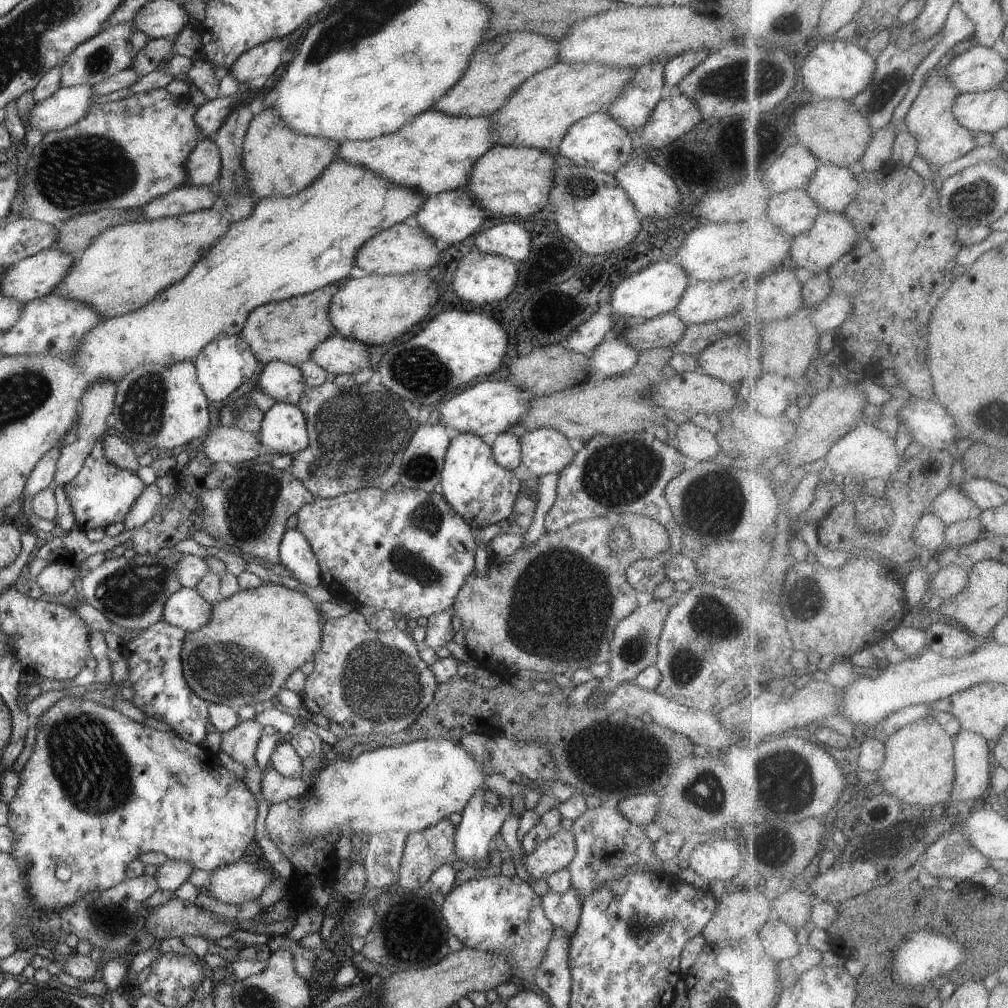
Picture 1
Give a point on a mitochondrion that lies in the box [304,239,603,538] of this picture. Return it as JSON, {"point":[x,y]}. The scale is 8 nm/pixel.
{"point":[352,429]}

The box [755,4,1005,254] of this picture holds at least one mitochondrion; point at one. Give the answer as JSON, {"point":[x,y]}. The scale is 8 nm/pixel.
{"point":[972,202]}

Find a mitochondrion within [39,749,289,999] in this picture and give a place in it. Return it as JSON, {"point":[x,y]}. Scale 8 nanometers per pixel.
{"point":[110,919]}

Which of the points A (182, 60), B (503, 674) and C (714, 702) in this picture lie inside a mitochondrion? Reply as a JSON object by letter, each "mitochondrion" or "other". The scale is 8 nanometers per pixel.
{"A":"other","B":"other","C":"other"}

